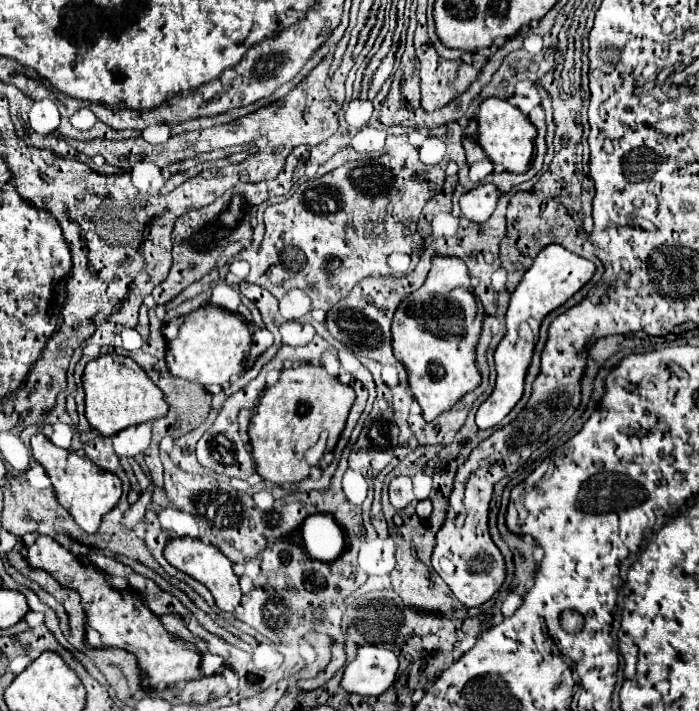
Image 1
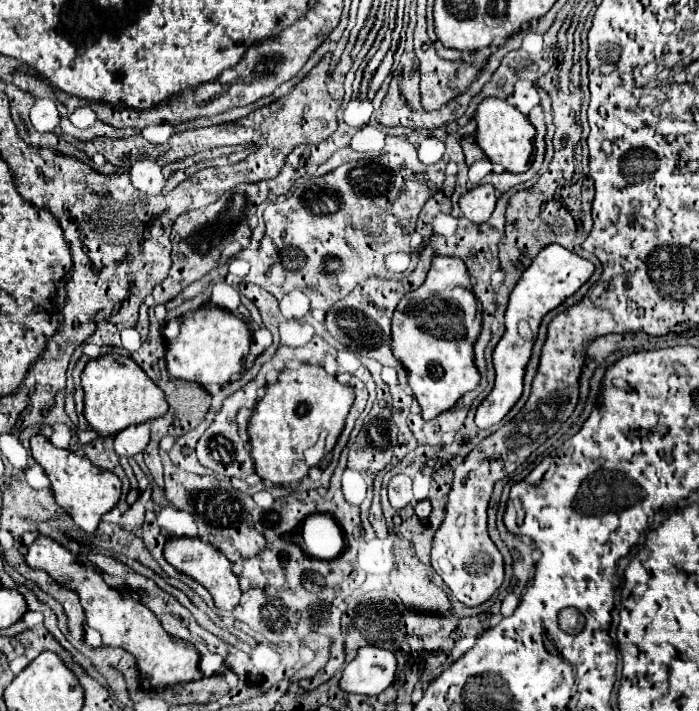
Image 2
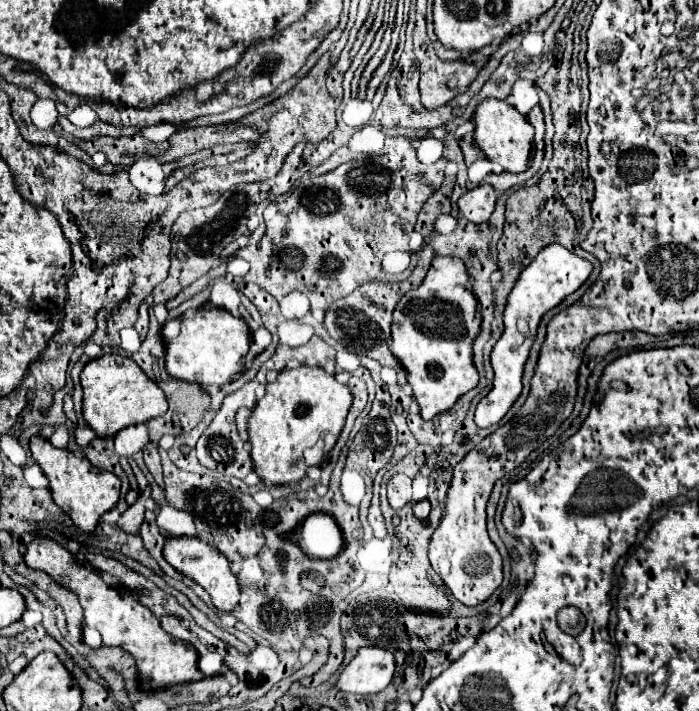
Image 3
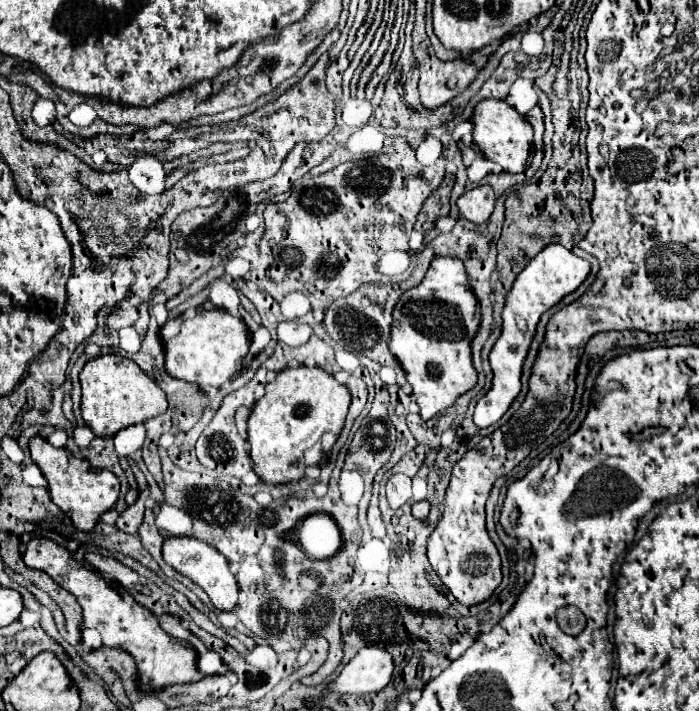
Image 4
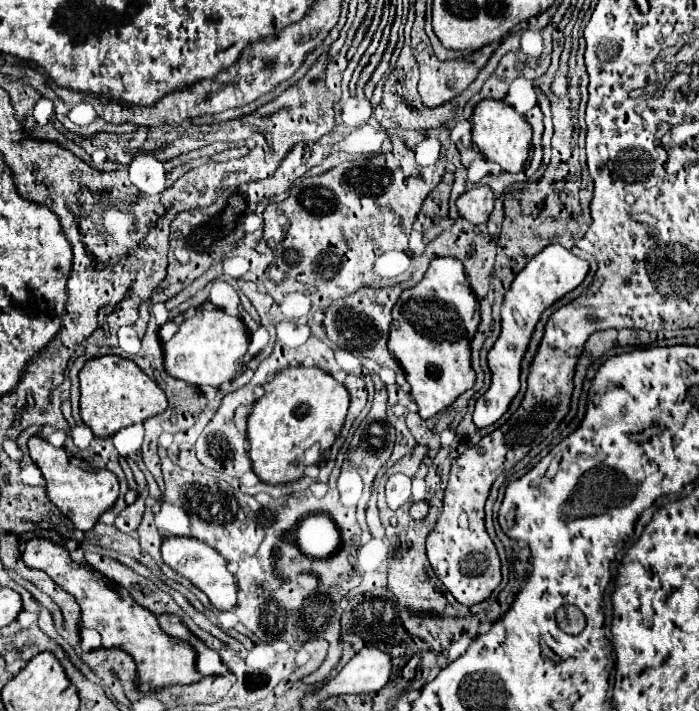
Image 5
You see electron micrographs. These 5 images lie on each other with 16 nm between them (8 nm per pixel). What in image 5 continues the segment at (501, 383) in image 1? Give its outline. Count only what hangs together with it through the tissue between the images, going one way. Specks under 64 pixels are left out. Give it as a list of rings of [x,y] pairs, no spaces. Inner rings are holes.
[[[552,244],[546,246],[540,254],[536,254],[514,278],[510,288],[504,294],[502,304],[502,332],[494,346],[488,352],[488,366],[492,372],[492,380],[488,390],[476,400],[474,406],[474,424],[478,428],[492,426],[500,420],[500,416],[508,410],[508,404],[520,390],[520,360],[526,352],[526,346],[530,342],[532,330],[536,322],[540,320],[540,314],[552,306],[556,300],[560,300],[564,294],[574,290],[588,274],[588,262],[574,256],[566,248]]]

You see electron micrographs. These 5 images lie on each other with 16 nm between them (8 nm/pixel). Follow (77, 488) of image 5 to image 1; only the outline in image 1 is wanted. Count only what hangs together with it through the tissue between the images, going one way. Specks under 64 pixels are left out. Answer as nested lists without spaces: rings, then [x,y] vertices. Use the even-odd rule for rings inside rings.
[[[34,434],[30,440],[30,448],[32,448],[32,456],[34,460],[46,470],[48,478],[52,480],[54,492],[56,492],[56,500],[62,508],[66,508],[74,522],[88,534],[94,534],[102,522],[102,516],[108,514],[120,500],[122,494],[122,484],[118,476],[112,476],[112,472],[100,472],[100,468],[96,468],[96,464],[92,464],[86,456],[78,456],[76,452],[64,450],[54,446],[44,434]]]

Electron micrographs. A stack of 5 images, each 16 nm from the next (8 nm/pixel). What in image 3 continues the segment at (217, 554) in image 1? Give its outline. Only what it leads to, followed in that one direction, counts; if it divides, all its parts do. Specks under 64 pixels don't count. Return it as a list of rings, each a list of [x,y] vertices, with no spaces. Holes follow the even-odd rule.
[[[182,536],[182,538],[166,538],[162,554],[164,554],[164,560],[176,572],[192,578],[198,586],[202,586],[210,594],[212,604],[218,610],[222,610],[222,612],[232,612],[234,610],[234,606],[238,604],[240,586],[238,586],[236,576],[230,572],[230,562],[220,552],[216,552],[216,548],[212,548],[210,544],[206,544],[206,542],[198,540],[198,538]]]

